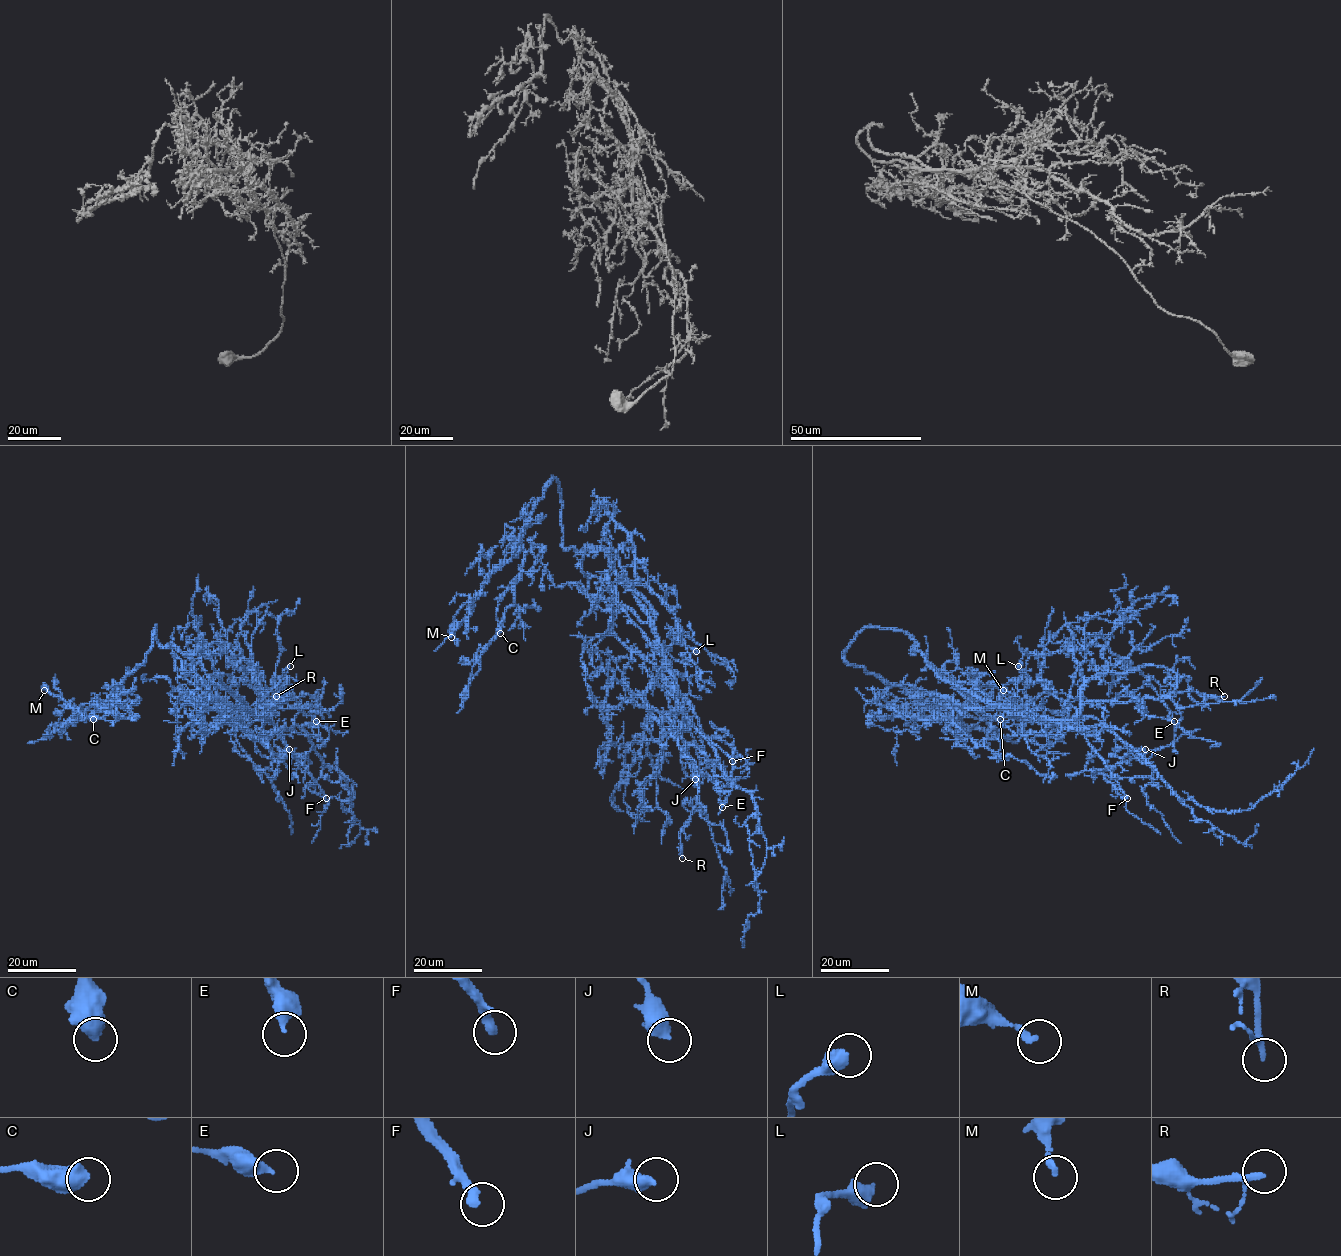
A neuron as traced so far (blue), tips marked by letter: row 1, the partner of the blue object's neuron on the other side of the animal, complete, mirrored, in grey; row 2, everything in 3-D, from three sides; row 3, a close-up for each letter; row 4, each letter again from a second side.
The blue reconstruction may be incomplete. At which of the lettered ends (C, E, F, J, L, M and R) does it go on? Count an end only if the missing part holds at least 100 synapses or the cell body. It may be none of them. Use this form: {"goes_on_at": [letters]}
{"goes_on_at": ["F"]}

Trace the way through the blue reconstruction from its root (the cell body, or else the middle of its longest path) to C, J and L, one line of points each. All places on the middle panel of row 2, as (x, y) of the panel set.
C: (630, 586), (612, 555), (564, 549), (552, 478), (520, 539), (519, 579), (498, 602), (500, 633)
J: (630, 586), (676, 689), (718, 757), (711, 762), (688, 746), (687, 762), (695, 779)
L: (630, 586), (665, 651), (670, 649), (676, 661), (686, 663), (696, 651)

